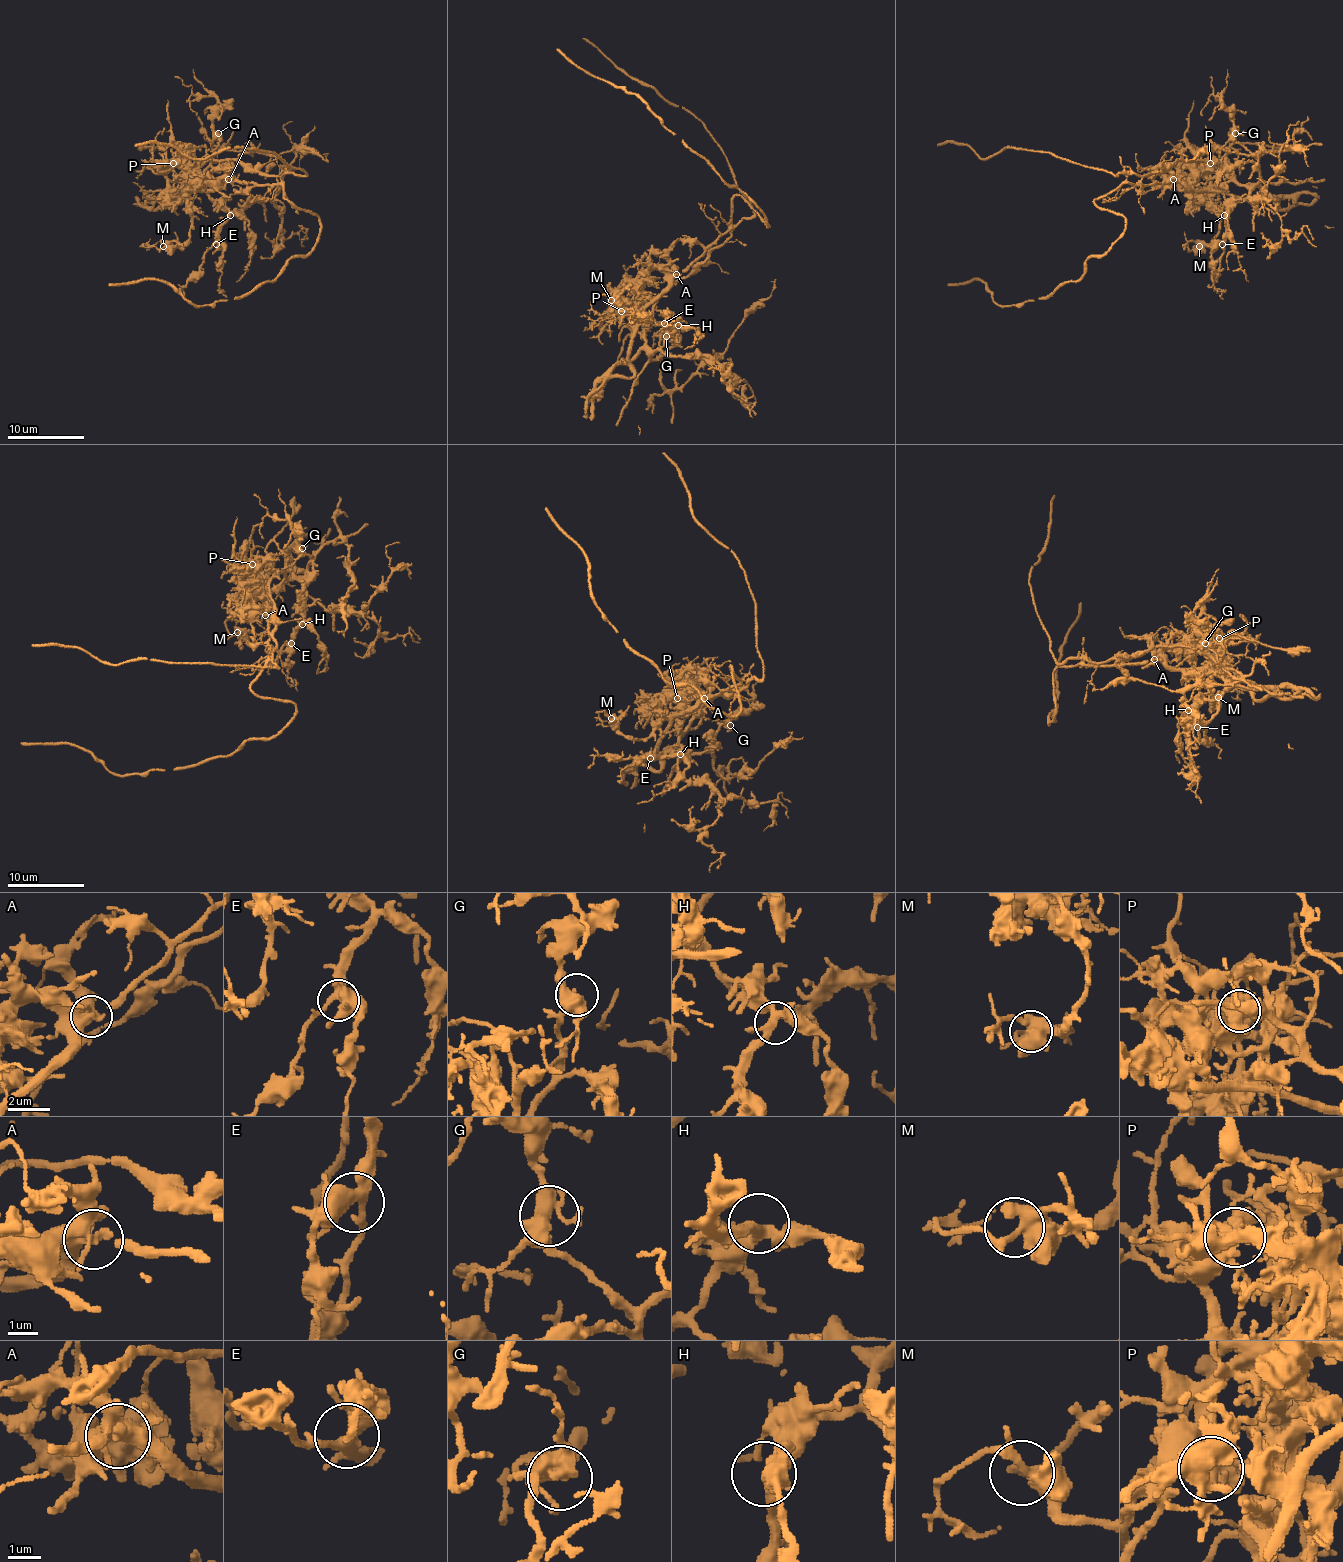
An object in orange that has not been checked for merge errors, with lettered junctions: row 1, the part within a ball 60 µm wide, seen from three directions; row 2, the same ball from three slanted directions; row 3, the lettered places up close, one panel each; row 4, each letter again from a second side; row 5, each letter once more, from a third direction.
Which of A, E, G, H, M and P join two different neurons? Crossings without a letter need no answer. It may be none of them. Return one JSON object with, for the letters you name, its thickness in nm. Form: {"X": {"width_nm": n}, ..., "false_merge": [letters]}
{"P": {"width_nm": 380}, "false_merge": ["P"]}

